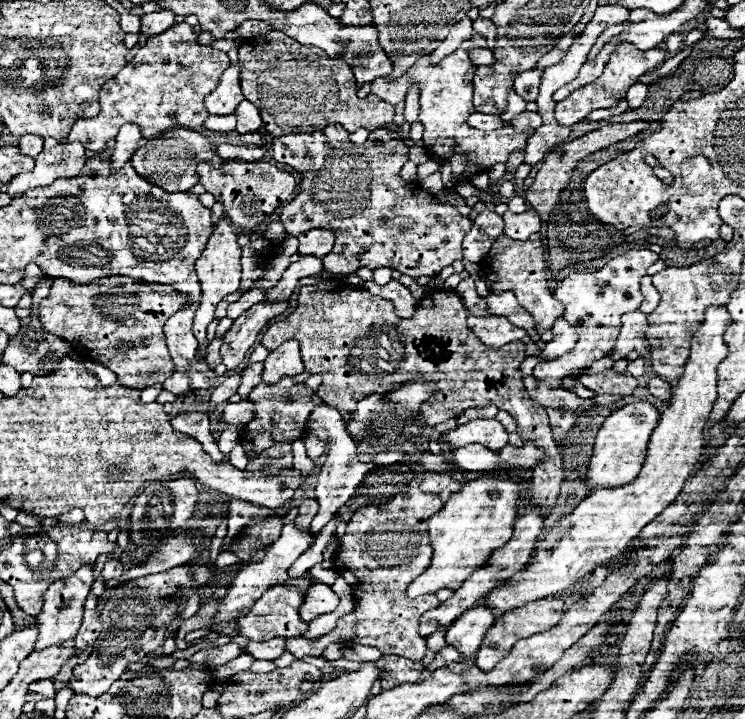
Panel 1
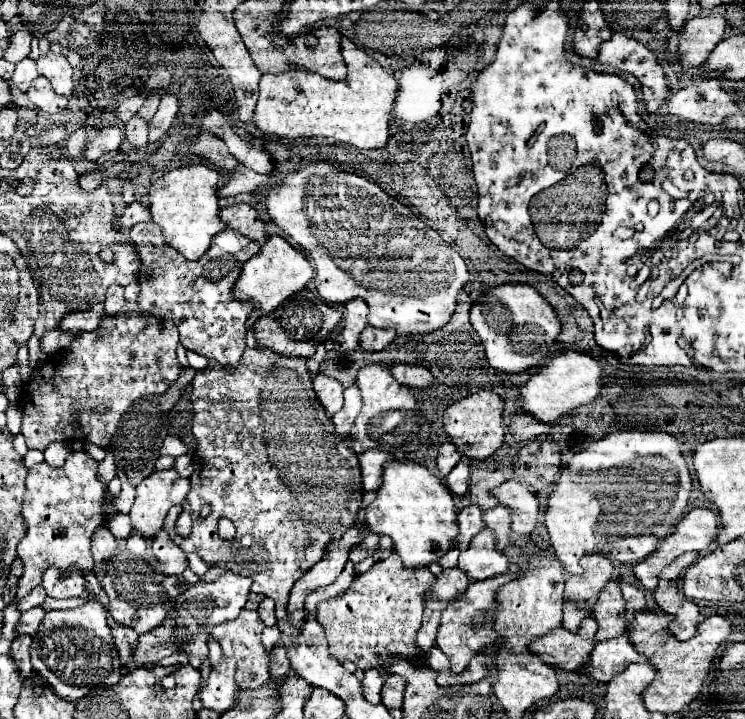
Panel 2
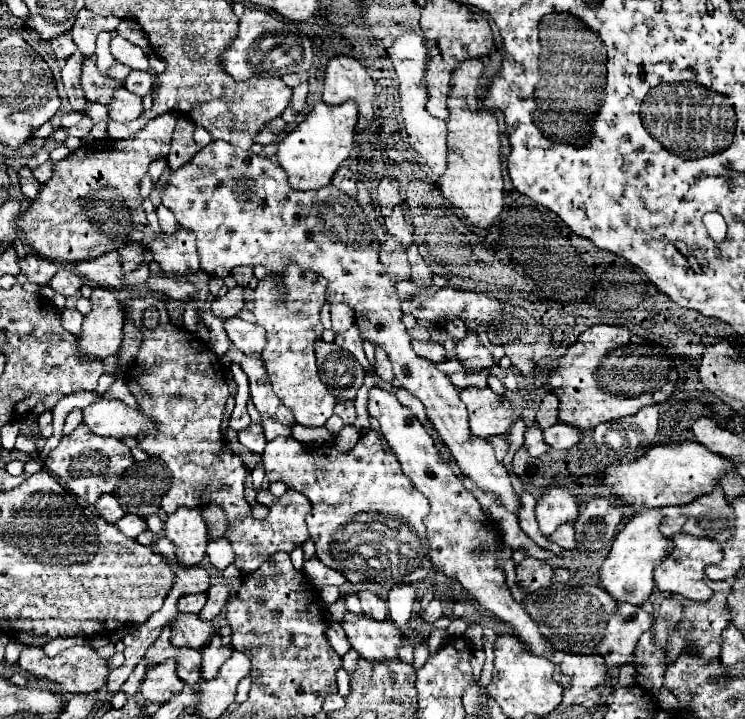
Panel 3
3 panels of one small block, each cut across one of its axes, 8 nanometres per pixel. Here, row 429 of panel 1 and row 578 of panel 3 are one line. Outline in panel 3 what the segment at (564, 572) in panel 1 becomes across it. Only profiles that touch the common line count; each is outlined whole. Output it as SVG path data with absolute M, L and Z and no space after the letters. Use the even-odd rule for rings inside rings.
M680 532L678 536L672 538L676 544L676 550L672 556L668 556L654 572L654 580L656 586L662 592L670 592L670 594L680 594L682 598L688 600L708 600L712 598L712 590L710 586L704 582L704 568L708 564L718 564L722 560L722 548L718 542L710 540L710 538L694 538L690 534Z

